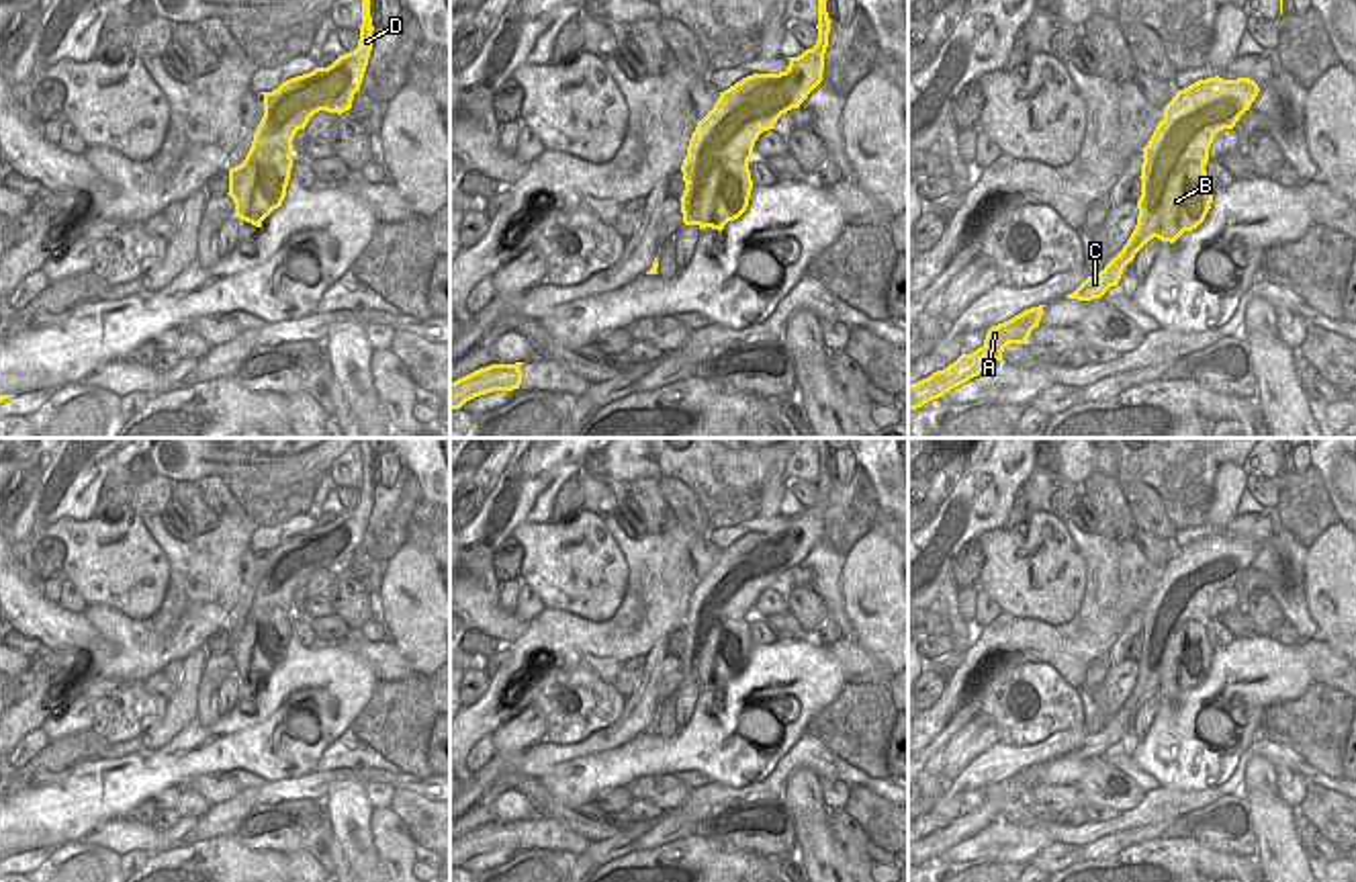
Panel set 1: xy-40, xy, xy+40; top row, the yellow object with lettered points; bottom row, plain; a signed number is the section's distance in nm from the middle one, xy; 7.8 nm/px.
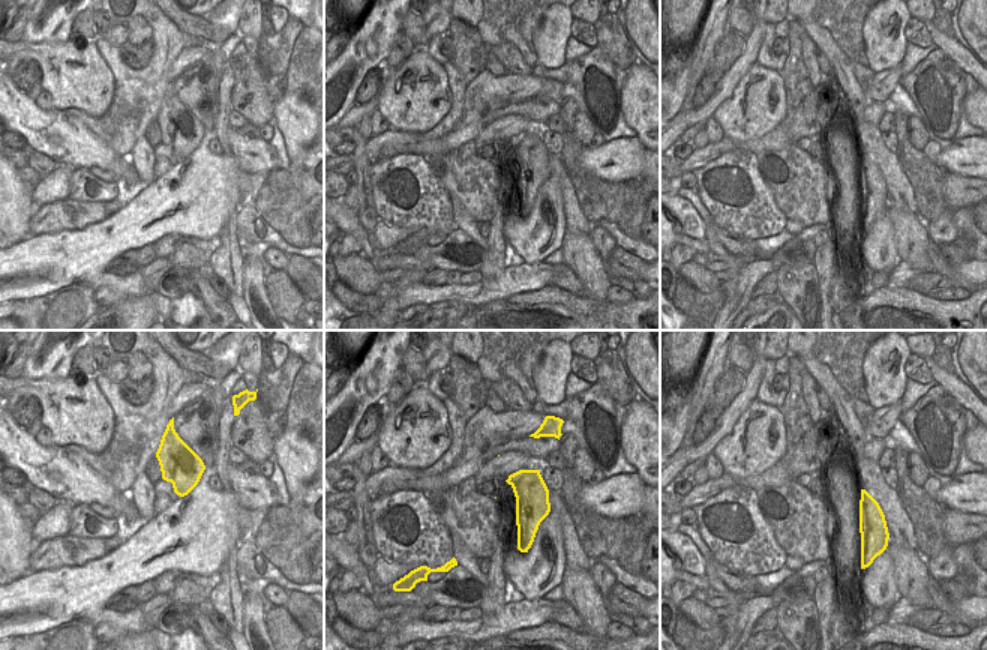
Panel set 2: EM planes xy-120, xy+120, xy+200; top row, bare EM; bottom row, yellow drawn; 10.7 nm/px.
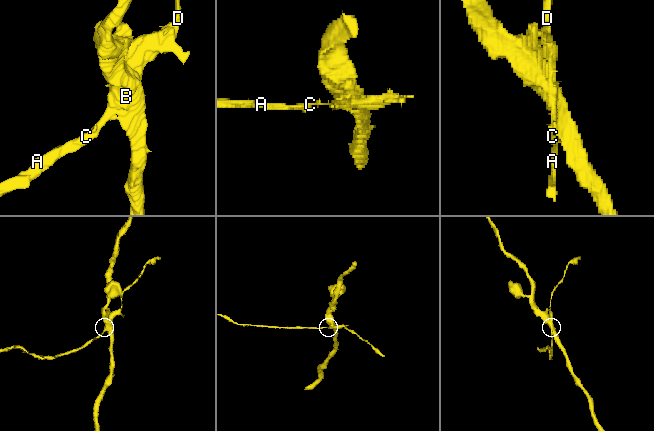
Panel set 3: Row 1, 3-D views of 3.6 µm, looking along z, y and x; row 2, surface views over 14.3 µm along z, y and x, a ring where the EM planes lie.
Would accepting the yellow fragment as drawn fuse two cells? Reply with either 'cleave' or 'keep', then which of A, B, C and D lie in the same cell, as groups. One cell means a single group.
cleave | A C D / B

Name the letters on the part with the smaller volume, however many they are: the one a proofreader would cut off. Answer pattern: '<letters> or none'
A, C, D

